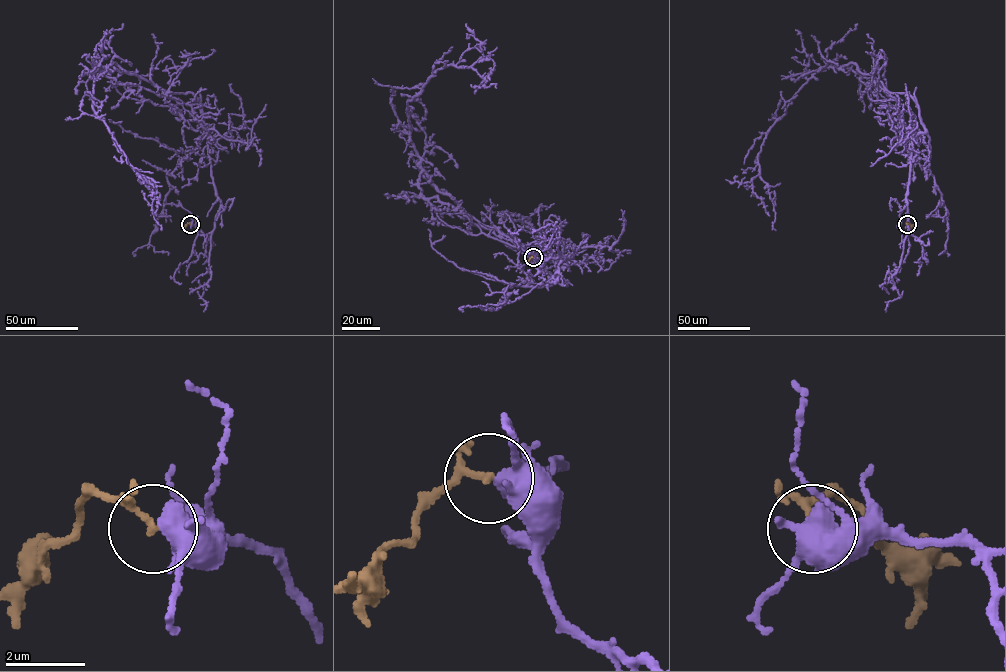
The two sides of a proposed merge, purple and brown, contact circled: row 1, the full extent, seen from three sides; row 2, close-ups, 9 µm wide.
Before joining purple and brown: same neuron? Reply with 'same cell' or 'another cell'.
another cell

